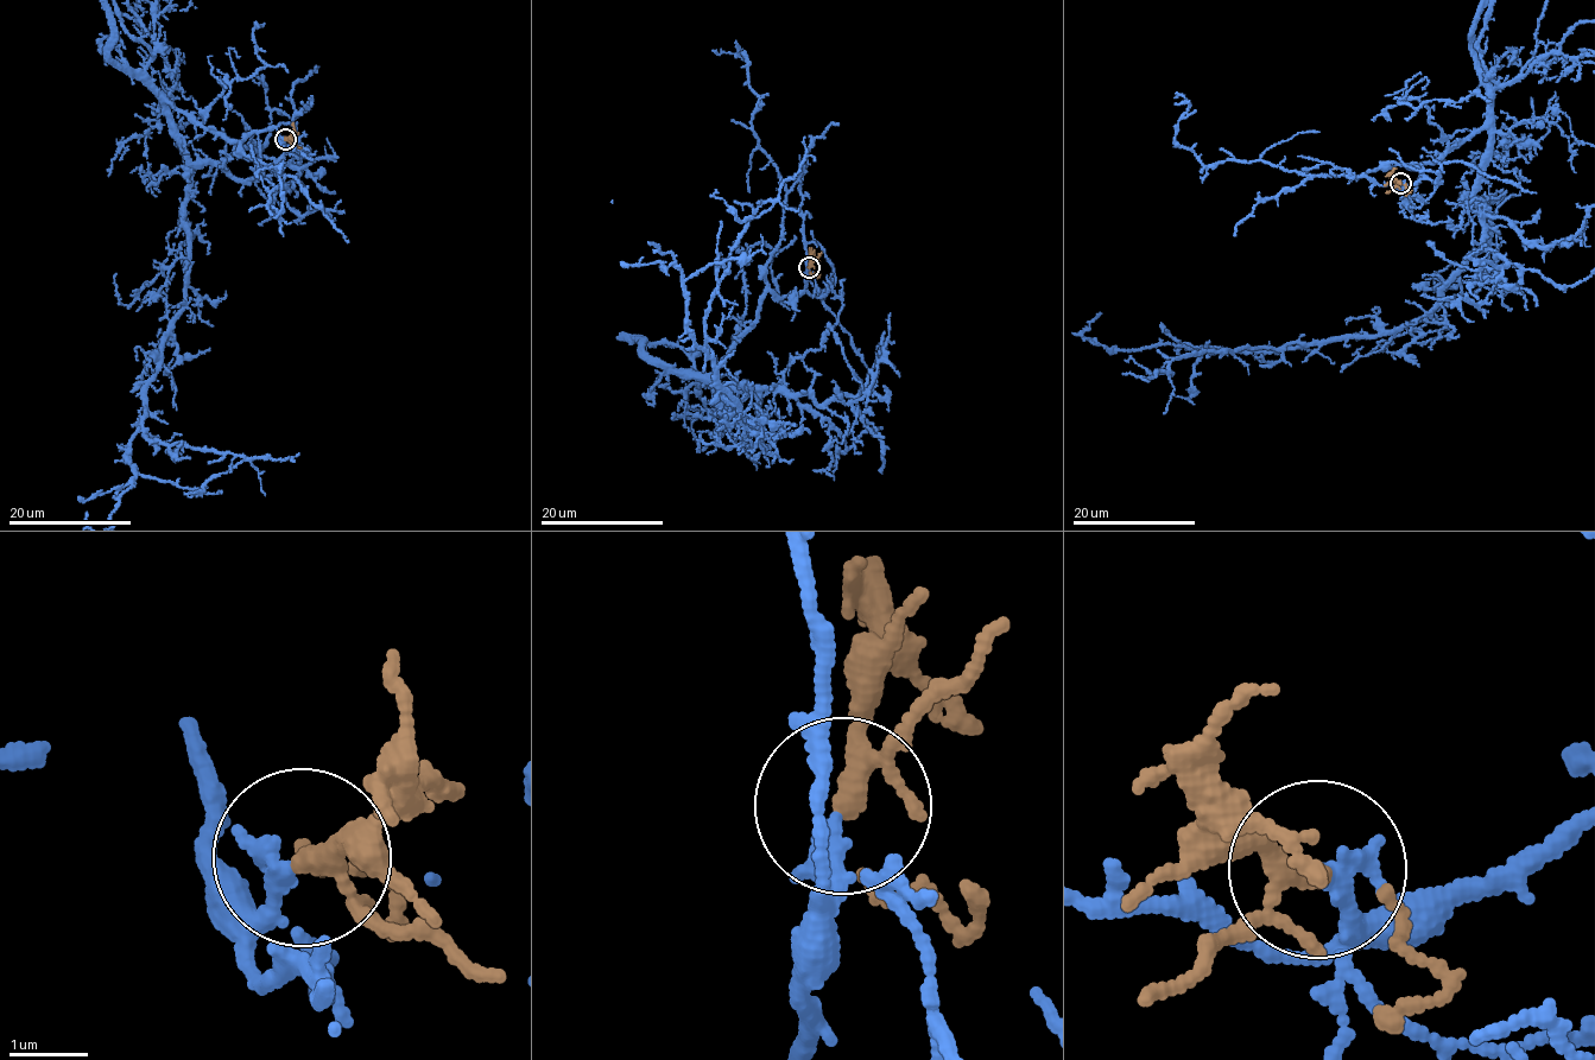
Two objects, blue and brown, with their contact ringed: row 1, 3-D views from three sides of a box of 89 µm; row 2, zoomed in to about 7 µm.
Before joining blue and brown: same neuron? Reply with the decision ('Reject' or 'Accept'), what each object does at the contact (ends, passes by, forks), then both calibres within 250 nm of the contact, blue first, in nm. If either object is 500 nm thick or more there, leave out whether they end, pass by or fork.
Accept. At the ring blue passes by. At the ring brown forks. Thickness 170 nm (blue) against 190 nm

